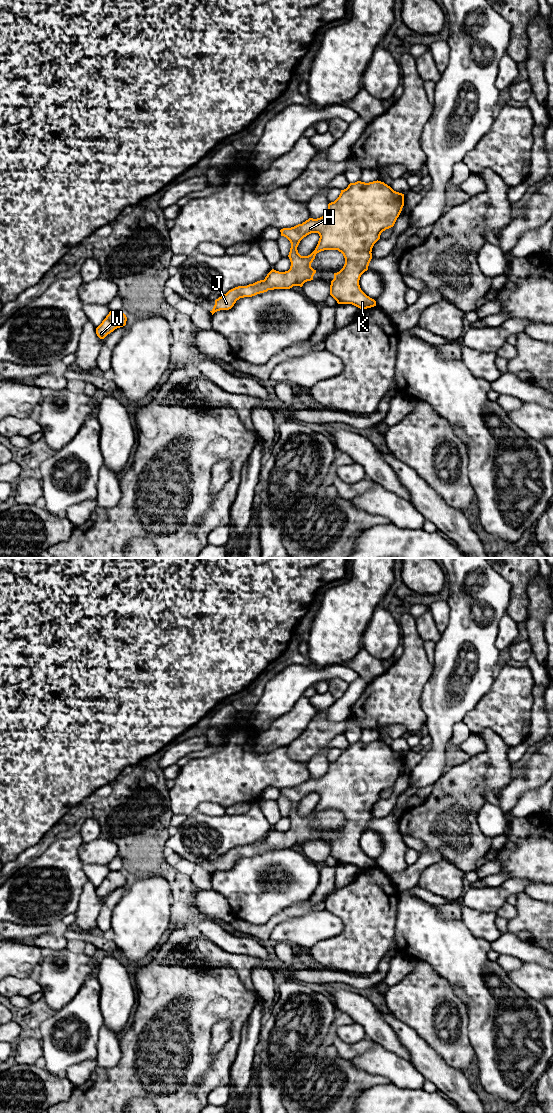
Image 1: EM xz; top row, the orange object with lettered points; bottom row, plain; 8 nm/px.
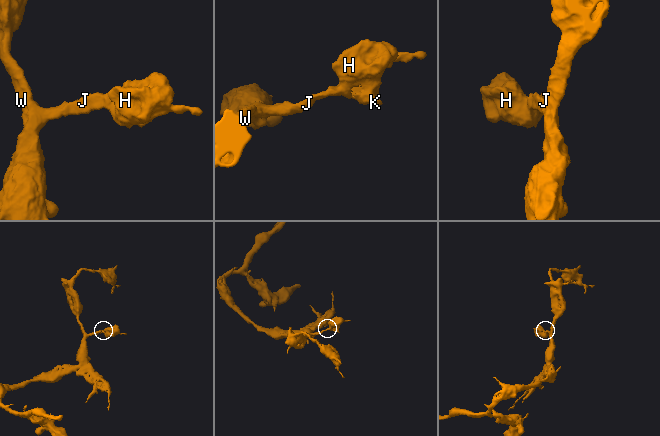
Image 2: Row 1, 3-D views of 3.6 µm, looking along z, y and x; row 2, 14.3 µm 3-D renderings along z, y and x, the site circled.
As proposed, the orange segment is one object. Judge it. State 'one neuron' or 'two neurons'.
one neuron

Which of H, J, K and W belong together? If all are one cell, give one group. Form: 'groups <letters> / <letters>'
groups H J K W

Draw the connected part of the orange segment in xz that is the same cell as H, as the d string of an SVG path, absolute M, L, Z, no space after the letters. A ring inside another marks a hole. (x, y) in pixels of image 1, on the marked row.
M377 180L369 183L361 181L350 183L346 189L341 190L339 197L334 202L328 204L327 212L322 217L309 218L302 224L280 230L281 236L286 237L291 243L288 255L291 266L288 271L279 272L272 269L264 280L229 290L215 300L215 305L210 312L213 315L220 310L229 310L240 298L252 297L268 290L290 289L293 286L302 287L305 282L313 280L316 270L311 267L311 263L316 254L324 250L338 250L345 258L343 268L334 273L334 279L330 285L330 295L337 303L352 304L360 309L376 306L376 301L361 290L359 280L361 275L368 270L374 244L380 239L383 231L394 226L403 206L404 194L394 191L384 182ZM311 233L319 234L318 244L310 255L301 256L297 247L300 241Z

